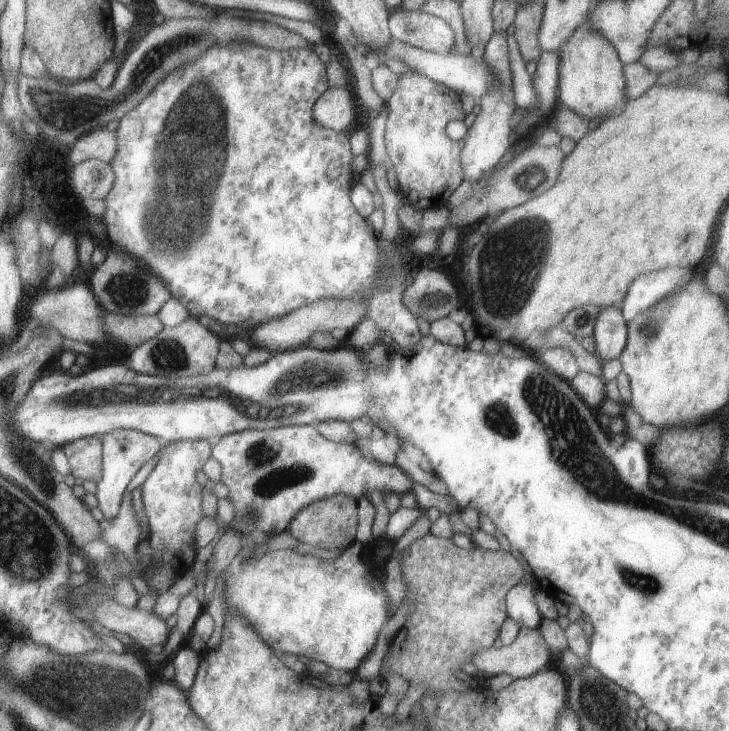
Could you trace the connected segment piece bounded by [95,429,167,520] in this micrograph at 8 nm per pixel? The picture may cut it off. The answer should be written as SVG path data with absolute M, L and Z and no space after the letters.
M116 429L115 431L103 434L101 442L103 448L103 475L102 480L96 483L97 491L95 497L105 519L112 520L120 512L123 494L126 488L128 488L132 477L142 468L144 463L154 458L167 442L164 439L130 429Z

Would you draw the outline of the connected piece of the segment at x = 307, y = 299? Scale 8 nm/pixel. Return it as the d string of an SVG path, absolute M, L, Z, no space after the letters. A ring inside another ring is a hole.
M228 42L228 44L214 44L214 46L210 46L208 50L204 50L196 60L192 60L192 62L188 62L188 64L184 64L184 66L180 66L180 68L176 68L176 70L172 70L172 72L168 72L158 84L156 84L156 88L136 106L136 108L132 108L122 120L119 122L119 127L116 131L116 140L118 140L116 144L116 154L114 154L110 166L112 166L112 170L114 170L114 186L110 188L110 192L106 194L106 198L104 198L104 202L106 202L106 212L104 212L104 216L100 218L100 222L102 220L105 226L105 234L106 240L110 238L110 242L114 244L114 246L118 246L118 250L127 252L132 256L132 258L136 258L136 260L140 260L140 262L144 262L146 266L150 269L152 274L156 274L156 278L158 280L162 280L168 285L168 290L170 290L170 294L176 299L182 302L188 310L190 310L190 314L192 316L210 316L211 318L216 318L216 320L220 320L220 322L224 322L226 324L242 324L242 322L250 322L255 325L264 324L264 322L268 322L269 320L275 318L282 318L282 316L295 311L296 309L306 306L308 304L312 304L312 302L316 302L316 300L320 300L320 298L346 298L346 300L350 300L350 298L354 298L356 294L360 296L360 298L364 298L364 302L366 302L366 316L364 319L372 318L374 322L376 322L376 328L381 332L388 332L390 336L392 336L392 340L399 344L402 348L403 352L411 351L418 342L420 342L420 338L422 338L422 332L420 332L420 328L418 327L417 317L406 308L406 304L404 304L404 289L411 281L411 278L408 276L407 270L404 270L402 266L398 266L398 264L394 264L392 268L396 268L394 270L394 274L384 282L384 284L392 284L388 290L382 290L380 286L374 286L376 284L376 280L378 280L378 266L380 266L380 246L378 246L378 238L376 238L377 234L372 230L372 226L368 226L366 224L366 219L362 218L356 208L351 201L351 190L350 184L354 183L354 170L351 168L351 162L354 159L354 154L352 154L351 144L349 141L349 136L342 135L341 132L333 131L324 126L320 126L316 120L314 120L312 107L314 103L322 93L328 90L328 76L326 75L326 65L322 63L320 58L316 55L314 50L311 49L295 49L288 51L280 51L276 52L276 50L270 50L270 48L260 48L260 46L256 46L256 44L248 44L248 42ZM166 232L168 232L168 236L170 238L174 238L174 240L180 240L184 234L192 234L190 238L188 238L188 242L182 242L182 246L180 246L180 252L182 254L170 254L170 246L156 246L154 242L158 242L158 238L160 238L160 234L164 234L166 236Z

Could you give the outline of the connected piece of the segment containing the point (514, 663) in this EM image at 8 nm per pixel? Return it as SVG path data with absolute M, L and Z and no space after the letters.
M522 626L510 646L482 648L472 656L470 662L486 680L499 674L508 674L516 680L534 676L540 672L540 668L546 668L552 657L553 653L540 628L530 630Z

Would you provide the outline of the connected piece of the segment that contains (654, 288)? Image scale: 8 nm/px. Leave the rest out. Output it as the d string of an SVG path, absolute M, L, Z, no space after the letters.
M691 267L668 268L640 274L638 278L634 278L634 282L630 282L622 302L621 311L626 322L650 310L652 306L674 294L676 288L682 288L690 280L692 280Z

